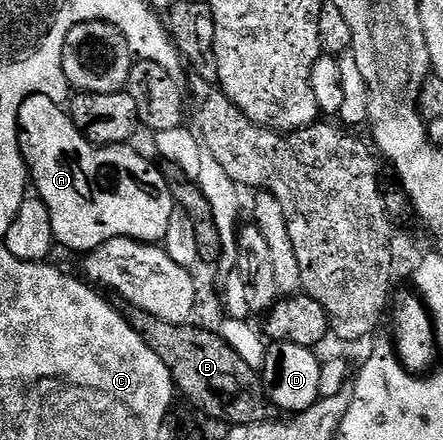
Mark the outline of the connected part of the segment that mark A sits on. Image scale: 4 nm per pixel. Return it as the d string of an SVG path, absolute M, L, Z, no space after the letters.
M31 96L19 108L19 116L17 117L17 142L21 145L21 156L25 161L26 169L29 170L32 189L35 191L36 197L40 198L41 203L49 210L49 220L51 222L51 228L53 229L53 240L58 247L66 246L69 250L88 252L116 238L129 238L132 242L144 244L157 244L164 239L168 221L171 220L171 216L175 211L173 198L169 195L169 186L165 183L164 176L139 151L132 150L134 148L132 145L92 146L77 131L75 124L69 119L68 113L62 107L55 105L51 100L47 100L47 96Z

